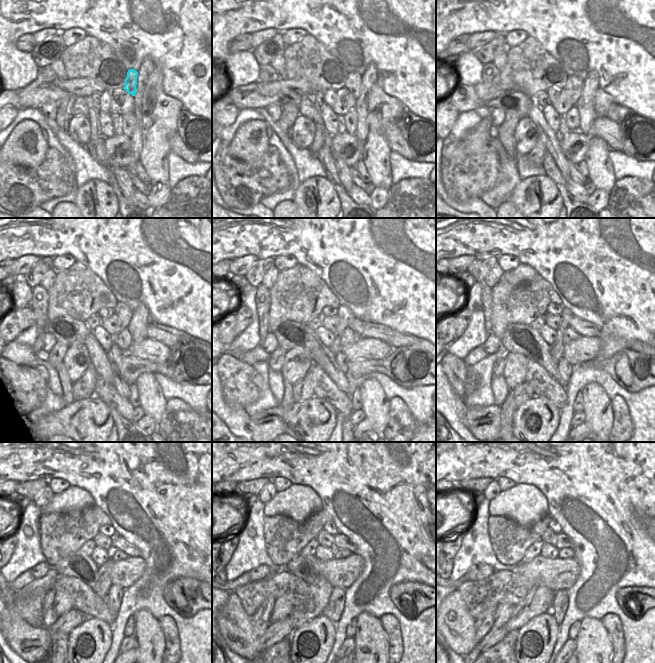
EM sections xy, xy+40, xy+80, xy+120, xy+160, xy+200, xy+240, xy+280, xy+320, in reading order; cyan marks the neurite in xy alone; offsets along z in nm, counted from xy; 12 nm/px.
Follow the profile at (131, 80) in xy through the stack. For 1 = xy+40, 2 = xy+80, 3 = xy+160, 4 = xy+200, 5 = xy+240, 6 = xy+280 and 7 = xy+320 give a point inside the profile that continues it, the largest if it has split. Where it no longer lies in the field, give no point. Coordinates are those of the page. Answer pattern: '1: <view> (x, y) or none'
1: xy+40 (353, 81)
2: xy+80 (574, 85)
3: xy+160 (346, 317)
4: xy+200 (557, 348)
5: xy+240 (101, 589)
6: xy+280 (320, 594)
7: xy+320 (539, 601)

